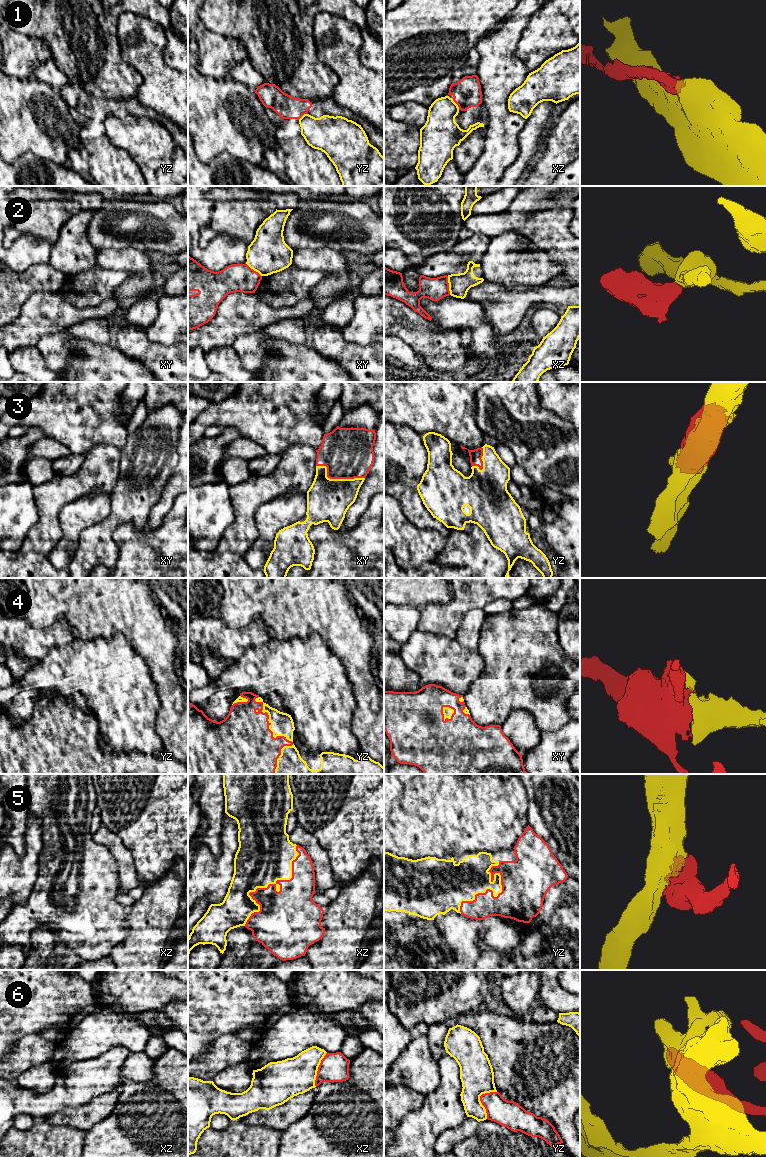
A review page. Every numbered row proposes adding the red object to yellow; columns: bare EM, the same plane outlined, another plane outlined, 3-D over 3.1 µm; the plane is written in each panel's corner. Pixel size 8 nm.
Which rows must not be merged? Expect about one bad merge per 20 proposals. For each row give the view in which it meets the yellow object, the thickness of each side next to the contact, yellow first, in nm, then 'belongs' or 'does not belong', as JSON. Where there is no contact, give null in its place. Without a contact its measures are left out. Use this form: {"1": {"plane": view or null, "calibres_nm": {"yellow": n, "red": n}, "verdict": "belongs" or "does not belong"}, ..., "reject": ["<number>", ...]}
{"1": {"plane": "xz", "calibres_nm": {"yellow": 280, "red": 220}, "verdict": "does not belong"}, "2": {"plane": "xz", "calibres_nm": {"yellow": 170, "red": 180}, "verdict": "does not belong"}, "3": {"plane": "xy", "calibres_nm": {"yellow": 340, "red": 400}, "verdict": "belongs"}, "4": {"plane": "yz", "calibres_nm": {"yellow": 180, "red": 420}, "verdict": "belongs"}, "5": {"plane": "xz", "calibres_nm": {"yellow": 440, "red": 340}, "verdict": "belongs"}, "6": {"plane": "yz", "calibres_nm": {"yellow": 280, "red": 200}, "verdict": "belongs"}, "reject": ["1", "2"]}

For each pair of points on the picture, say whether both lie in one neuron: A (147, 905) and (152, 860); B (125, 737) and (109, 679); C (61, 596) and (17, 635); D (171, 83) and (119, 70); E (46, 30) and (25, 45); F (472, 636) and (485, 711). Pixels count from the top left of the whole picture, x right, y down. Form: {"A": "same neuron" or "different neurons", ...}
{"A": "different neurons", "B": "same neuron", "C": "different neurons", "D": "different neurons", "E": "different neurons", "F": "different neurons"}

